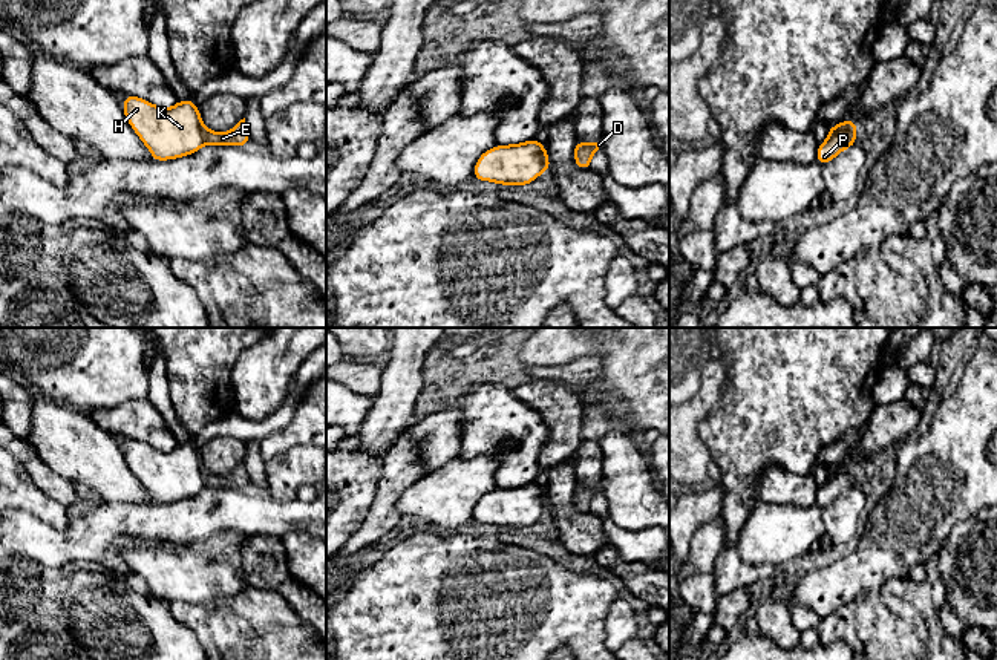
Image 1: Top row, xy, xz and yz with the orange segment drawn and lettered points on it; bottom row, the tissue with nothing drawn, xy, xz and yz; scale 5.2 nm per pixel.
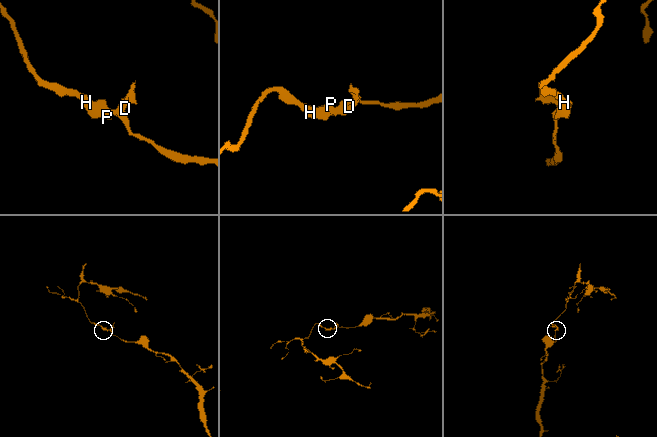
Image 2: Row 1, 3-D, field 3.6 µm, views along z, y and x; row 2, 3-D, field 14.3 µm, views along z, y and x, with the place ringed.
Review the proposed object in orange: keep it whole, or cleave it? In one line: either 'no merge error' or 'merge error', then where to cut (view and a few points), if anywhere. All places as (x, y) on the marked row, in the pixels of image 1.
merge error | xy (201, 124), (205, 143)

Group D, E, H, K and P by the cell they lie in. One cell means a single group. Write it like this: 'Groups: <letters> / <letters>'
Groups: D E / H K P

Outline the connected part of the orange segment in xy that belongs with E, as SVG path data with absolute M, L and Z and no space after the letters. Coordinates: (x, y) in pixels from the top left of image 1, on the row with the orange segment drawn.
M245 118L240 119L227 133L216 133L202 124L202 135L204 135L205 144L210 144L210 145L244 145L247 147L248 141L251 139L247 124L245 124Z

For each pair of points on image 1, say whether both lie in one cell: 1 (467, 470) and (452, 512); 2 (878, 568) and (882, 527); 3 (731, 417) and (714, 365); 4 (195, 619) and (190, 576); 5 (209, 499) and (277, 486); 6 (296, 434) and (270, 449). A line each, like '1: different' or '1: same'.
1: same
2: same
3: different
4: different
5: different
6: same

